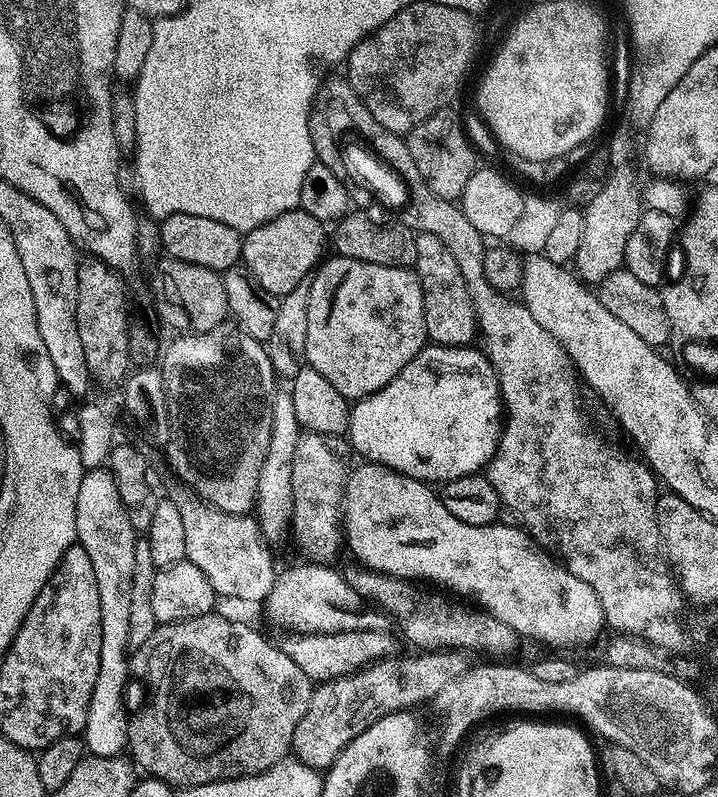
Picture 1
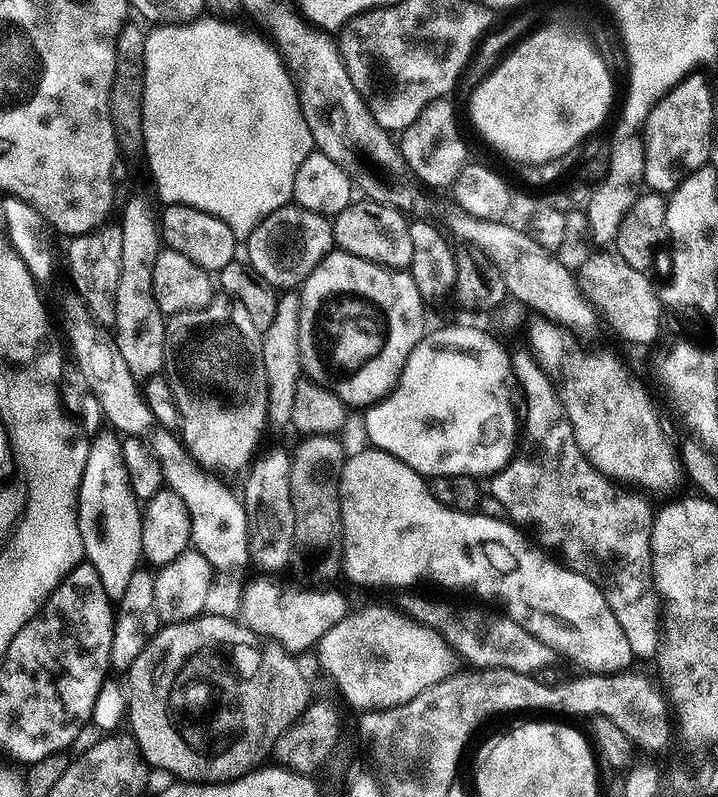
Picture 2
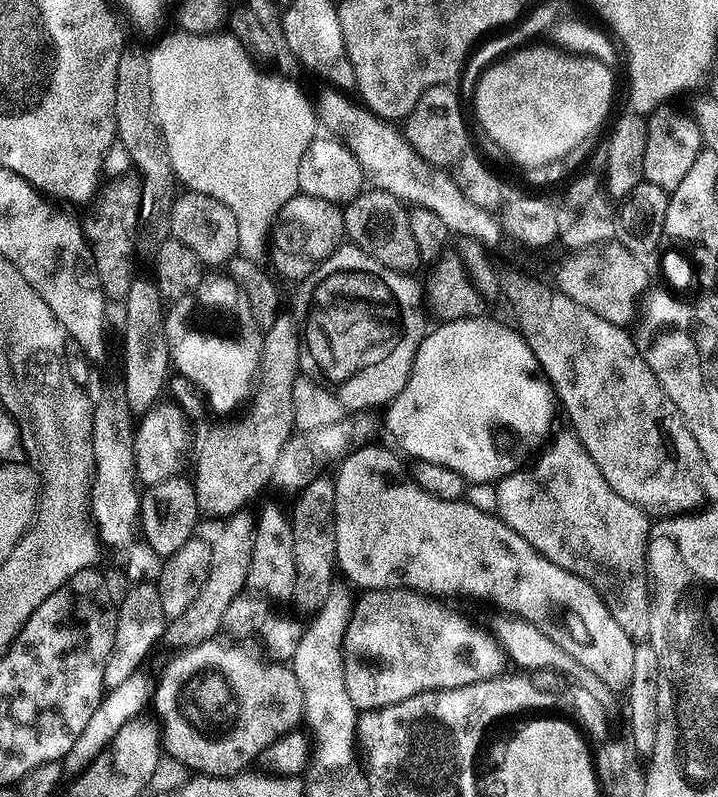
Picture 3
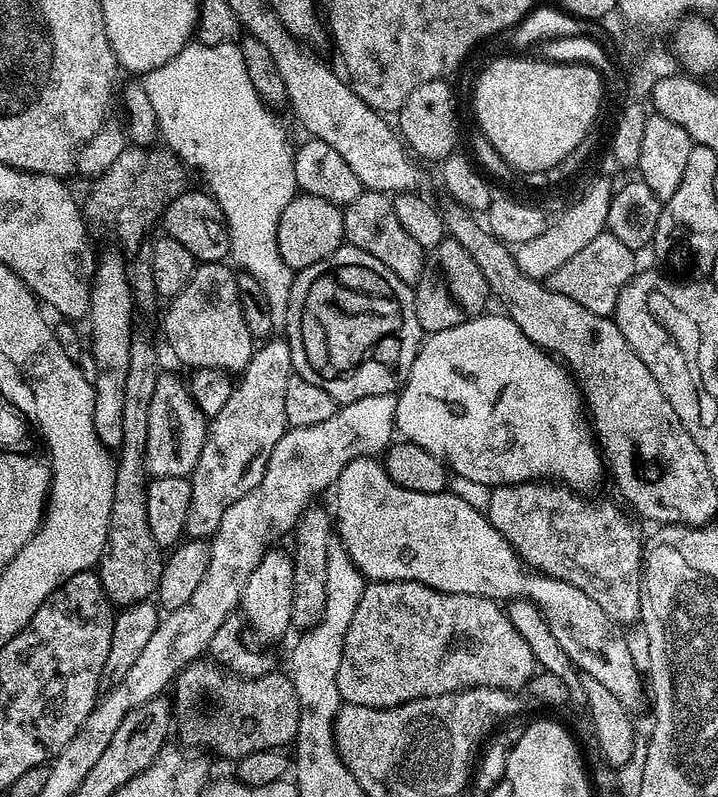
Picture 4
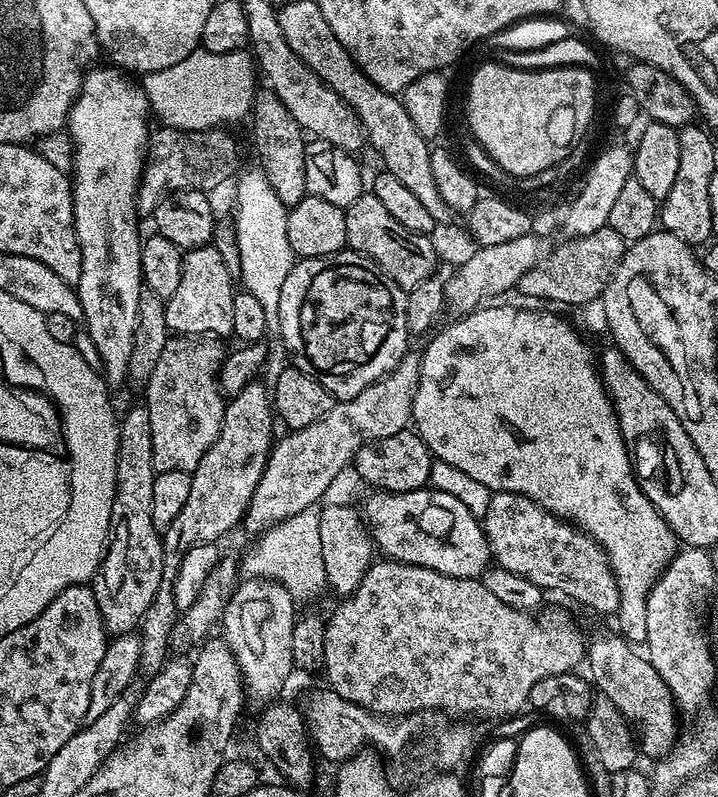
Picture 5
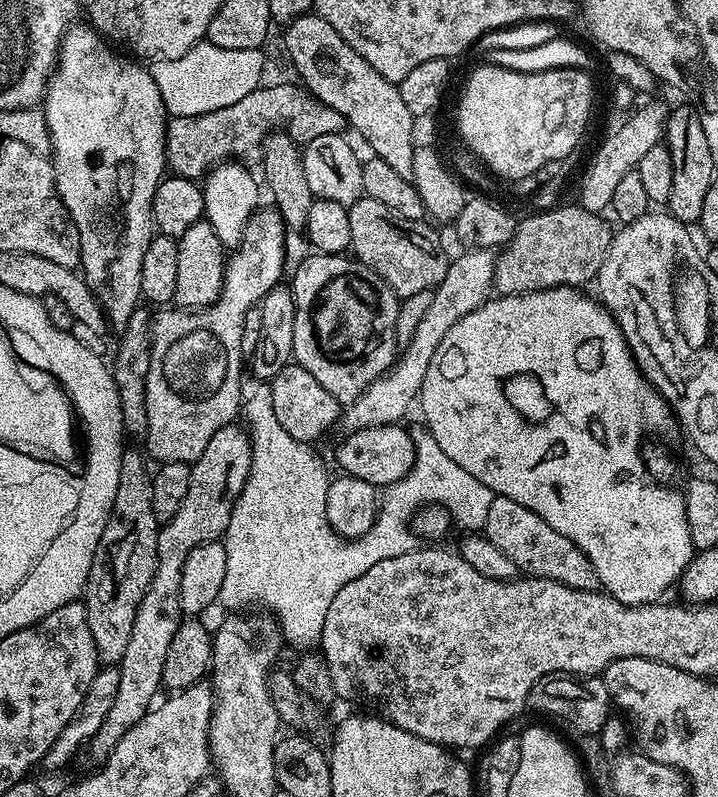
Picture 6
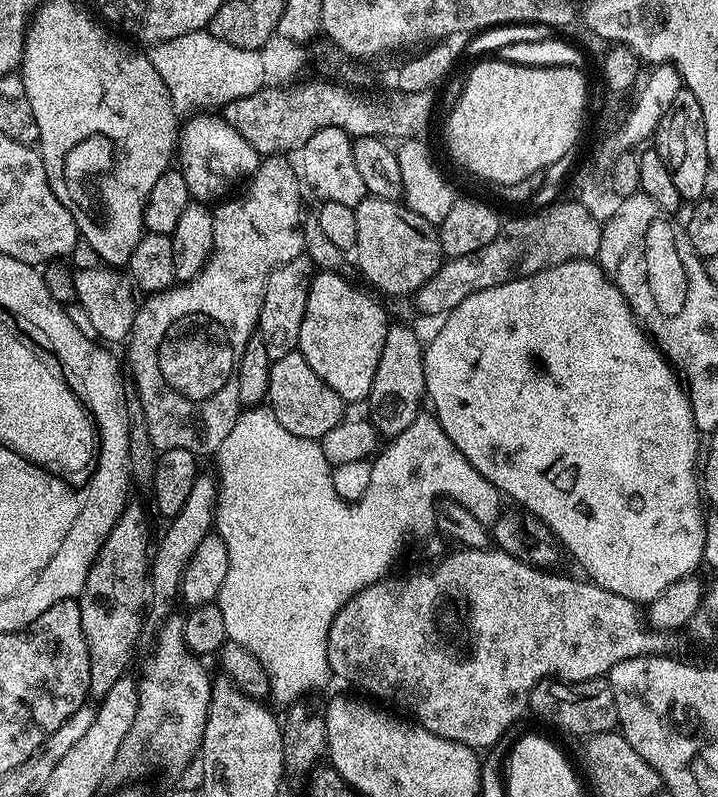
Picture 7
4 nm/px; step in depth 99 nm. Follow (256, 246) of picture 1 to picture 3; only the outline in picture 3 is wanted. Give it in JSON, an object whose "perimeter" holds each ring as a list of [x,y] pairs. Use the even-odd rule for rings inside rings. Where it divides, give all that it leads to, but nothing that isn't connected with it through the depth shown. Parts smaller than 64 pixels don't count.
{"perimeter":[[[298,194],[290,198],[282,210],[278,210],[276,219],[272,221],[266,256],[272,259],[270,268],[277,277],[285,276],[288,280],[303,282],[322,261],[330,258],[330,254],[340,247],[344,239],[344,213],[341,205],[328,204],[324,200],[315,200],[313,196]]]}

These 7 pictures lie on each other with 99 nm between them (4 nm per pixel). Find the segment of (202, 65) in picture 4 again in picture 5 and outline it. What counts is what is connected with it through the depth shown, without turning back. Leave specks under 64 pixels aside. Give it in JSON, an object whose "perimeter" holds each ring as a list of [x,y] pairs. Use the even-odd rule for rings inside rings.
{"perimeter":[[[197,50],[166,70],[147,73],[142,87],[148,95],[151,111],[160,115],[161,125],[180,132],[207,132],[221,126],[232,126],[228,124],[243,116],[245,119],[251,113],[258,91],[252,72],[254,60],[247,51],[214,54]],[[259,171],[248,172],[236,184],[236,241],[240,255],[238,280],[243,291],[254,294],[262,306],[266,306],[266,322],[269,329],[280,327],[278,318],[278,298],[282,295],[282,282],[290,274],[294,263],[294,253],[290,238],[286,236],[288,209],[270,186],[267,176]]]}

